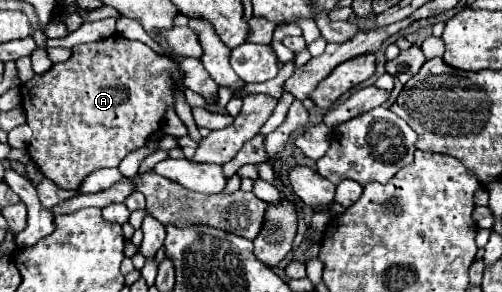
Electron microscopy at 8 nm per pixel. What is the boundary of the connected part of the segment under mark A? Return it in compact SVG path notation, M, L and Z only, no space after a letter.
M115 34L99 42L75 46L73 56L67 62L53 64L45 76L35 76L29 90L27 84L21 84L21 104L27 124L33 130L33 138L27 148L33 164L65 190L79 188L83 180L99 168L117 168L129 152L143 148L147 138L161 128L167 106L173 106L175 84L181 84L177 64L167 56L155 54L143 42Z

